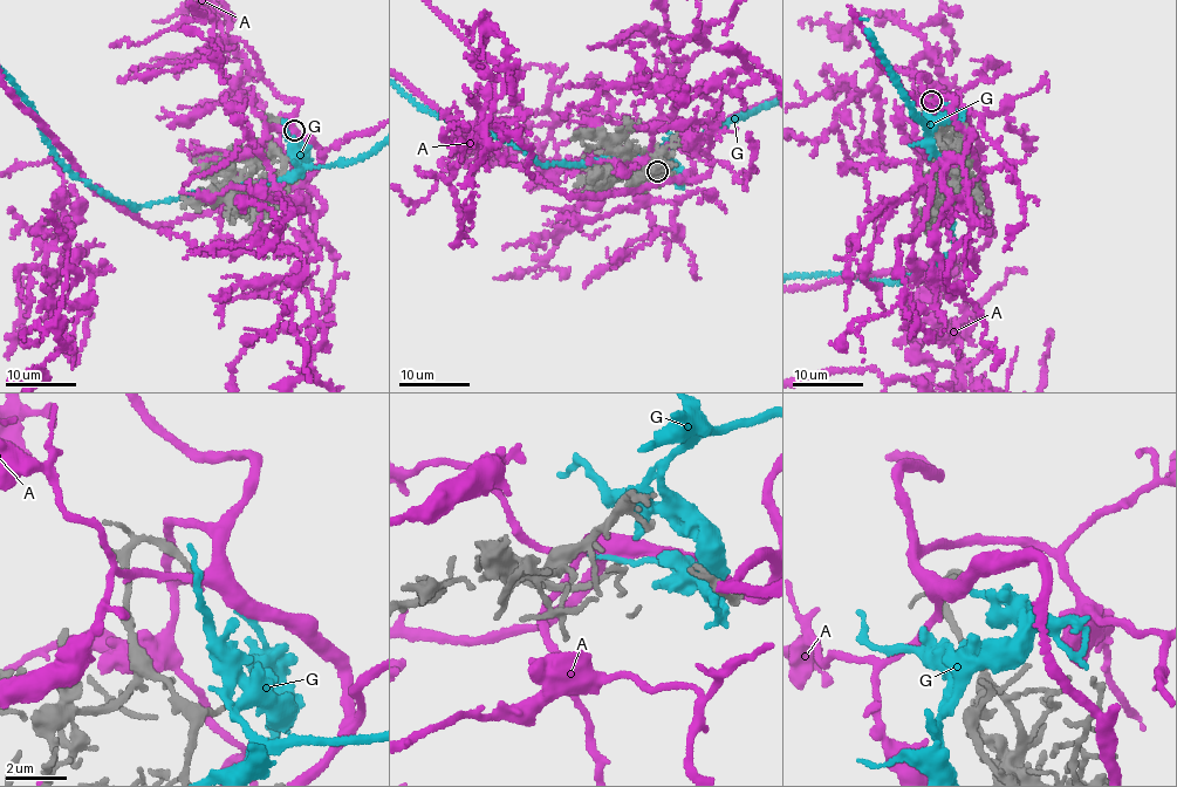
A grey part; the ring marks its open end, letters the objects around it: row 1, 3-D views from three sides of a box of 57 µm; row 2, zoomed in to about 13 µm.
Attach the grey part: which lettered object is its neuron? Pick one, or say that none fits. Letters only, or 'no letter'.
no letter

